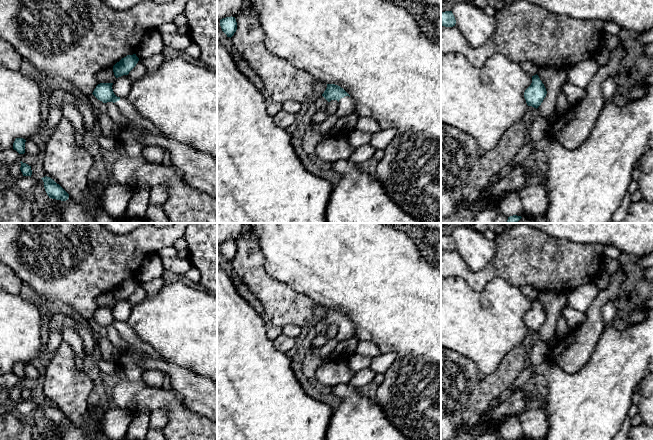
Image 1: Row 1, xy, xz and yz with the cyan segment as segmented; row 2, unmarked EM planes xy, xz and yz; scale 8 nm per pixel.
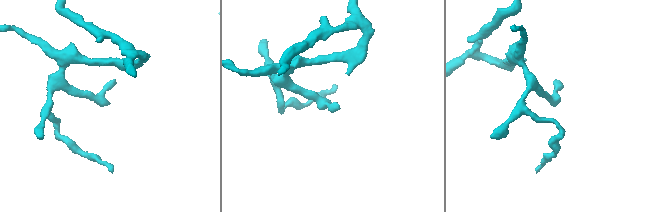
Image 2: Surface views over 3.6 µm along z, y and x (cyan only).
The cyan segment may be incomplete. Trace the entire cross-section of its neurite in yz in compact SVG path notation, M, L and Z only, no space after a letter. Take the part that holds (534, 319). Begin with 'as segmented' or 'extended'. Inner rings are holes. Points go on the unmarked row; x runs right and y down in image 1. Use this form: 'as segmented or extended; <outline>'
as segmented; M537 298L532 300L532 307L524 316L527 329L537 333L543 326L546 318L546 312L539 300Z

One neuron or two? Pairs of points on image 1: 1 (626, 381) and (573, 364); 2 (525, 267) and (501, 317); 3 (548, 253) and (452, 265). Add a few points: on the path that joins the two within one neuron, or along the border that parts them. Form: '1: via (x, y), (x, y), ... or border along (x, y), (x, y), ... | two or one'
1: border along (595, 347), (576, 372), (559, 367) | two
2: border along (494, 277), (505, 279), (519, 288) | two
3: via (524, 257), (502, 265), (485, 275), (476, 275) | one

